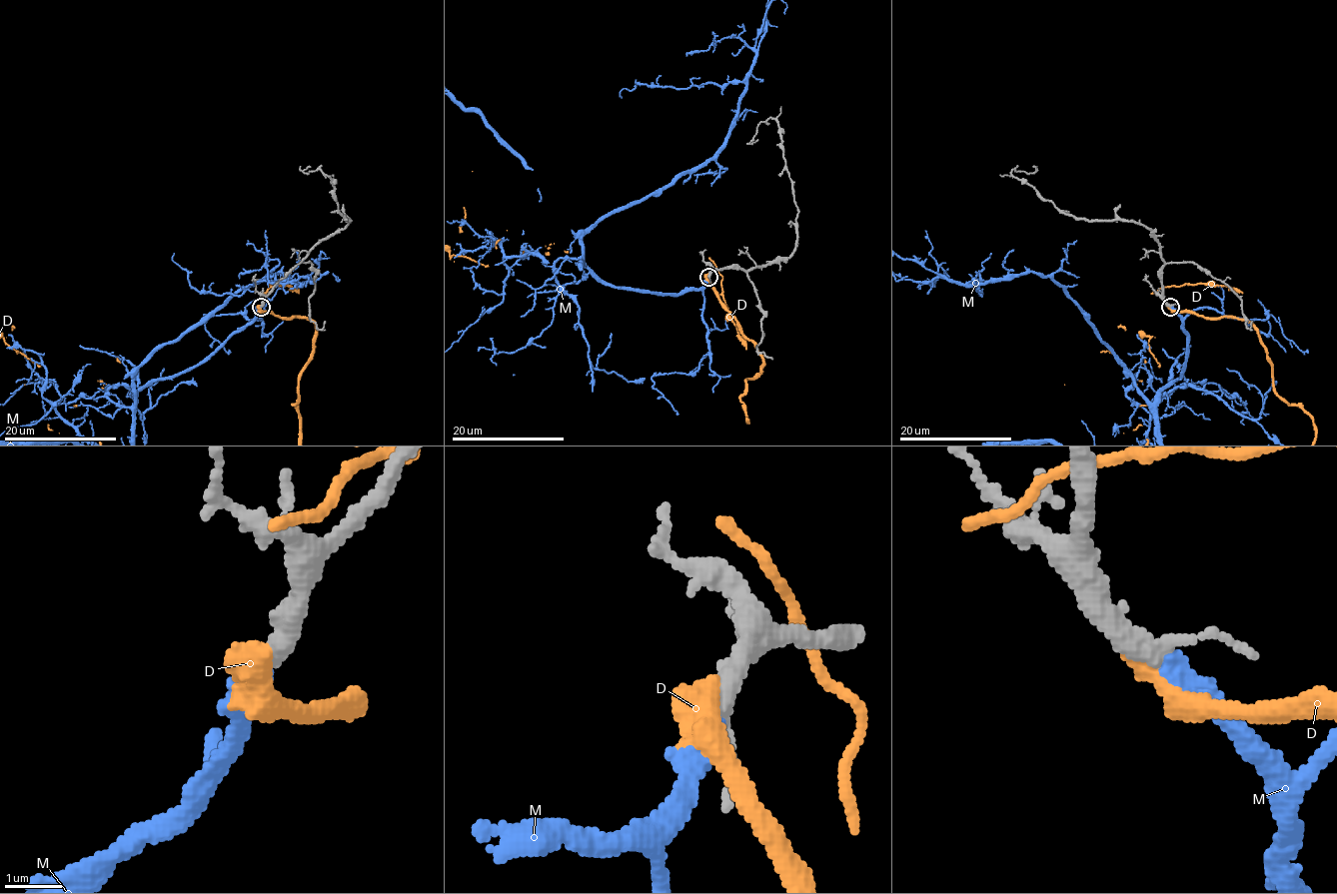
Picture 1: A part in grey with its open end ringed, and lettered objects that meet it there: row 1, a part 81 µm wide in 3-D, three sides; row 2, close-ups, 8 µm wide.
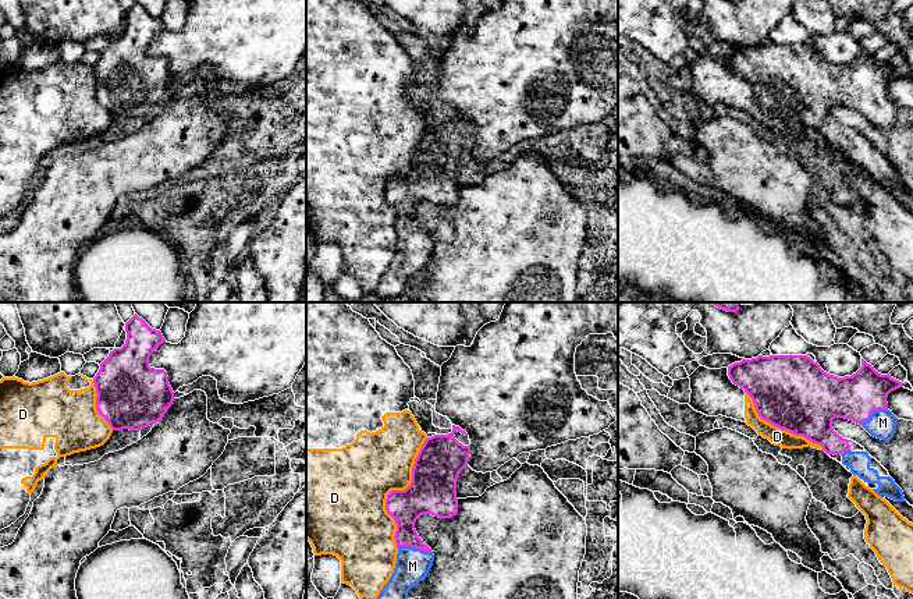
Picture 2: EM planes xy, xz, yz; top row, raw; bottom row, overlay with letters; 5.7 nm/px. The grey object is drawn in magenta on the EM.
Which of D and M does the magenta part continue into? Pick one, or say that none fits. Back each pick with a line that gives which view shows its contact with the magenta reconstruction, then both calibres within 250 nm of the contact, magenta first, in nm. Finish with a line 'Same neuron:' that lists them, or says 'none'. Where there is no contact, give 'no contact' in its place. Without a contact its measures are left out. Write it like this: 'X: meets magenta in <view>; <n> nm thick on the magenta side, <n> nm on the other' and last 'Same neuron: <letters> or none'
M: meets magenta in xz; 190 nm thick on the magenta side, 200 nm on the other
Same neuron: M

